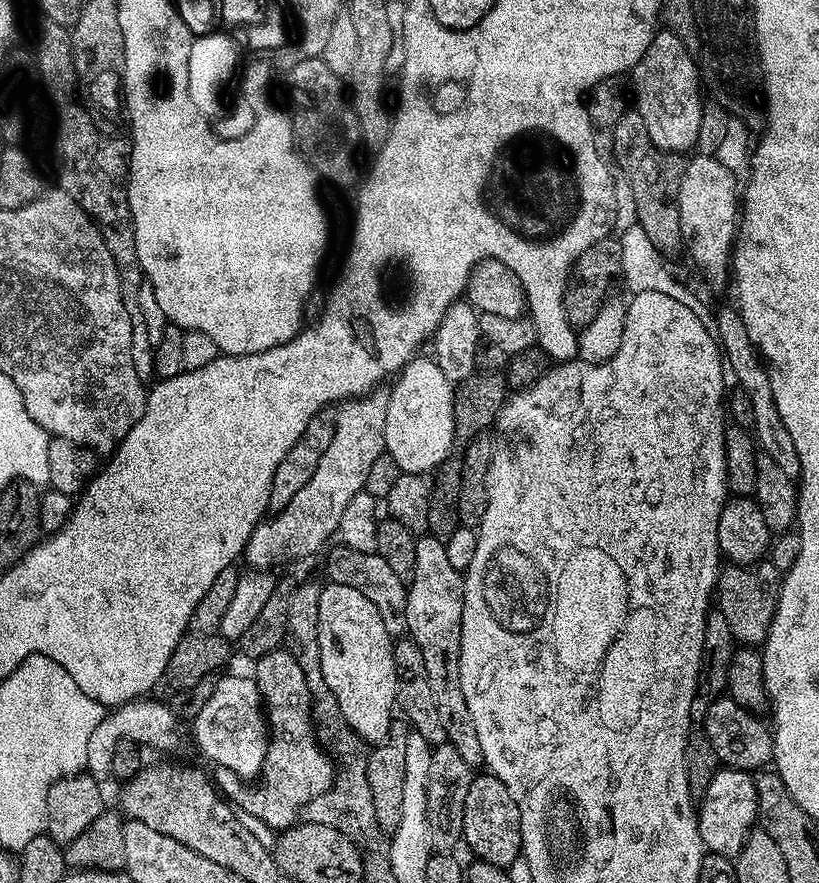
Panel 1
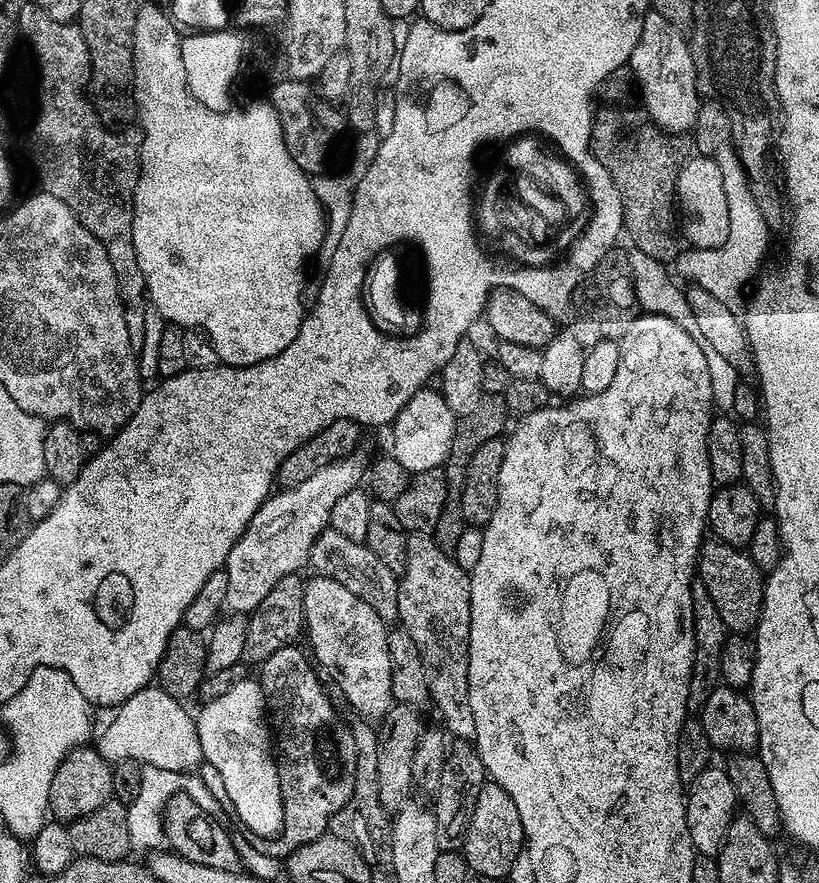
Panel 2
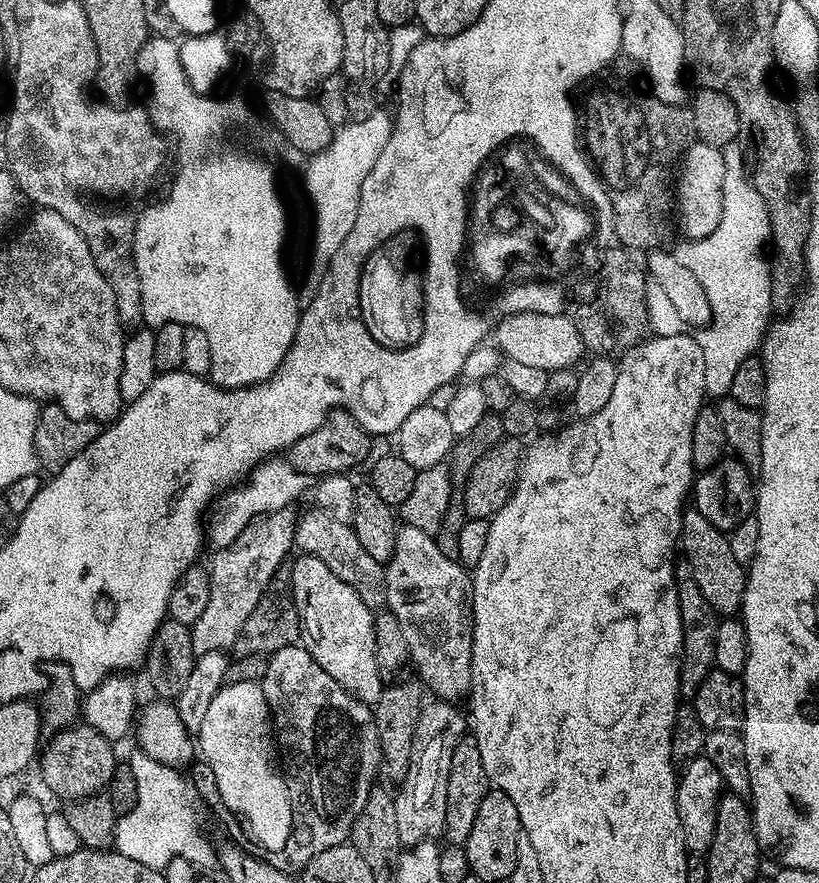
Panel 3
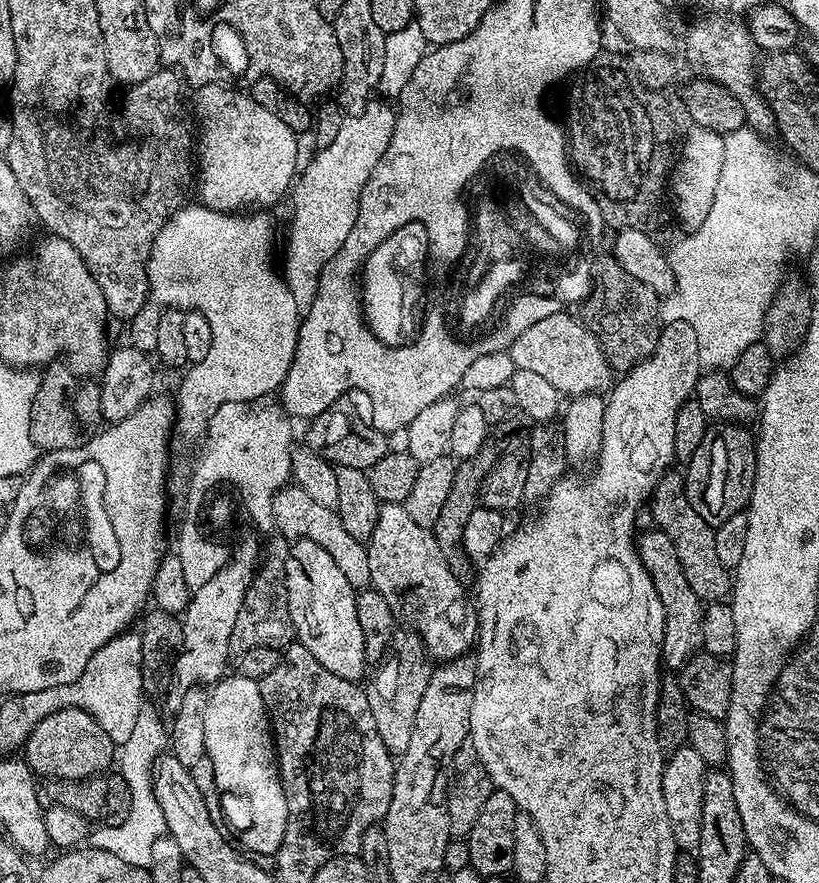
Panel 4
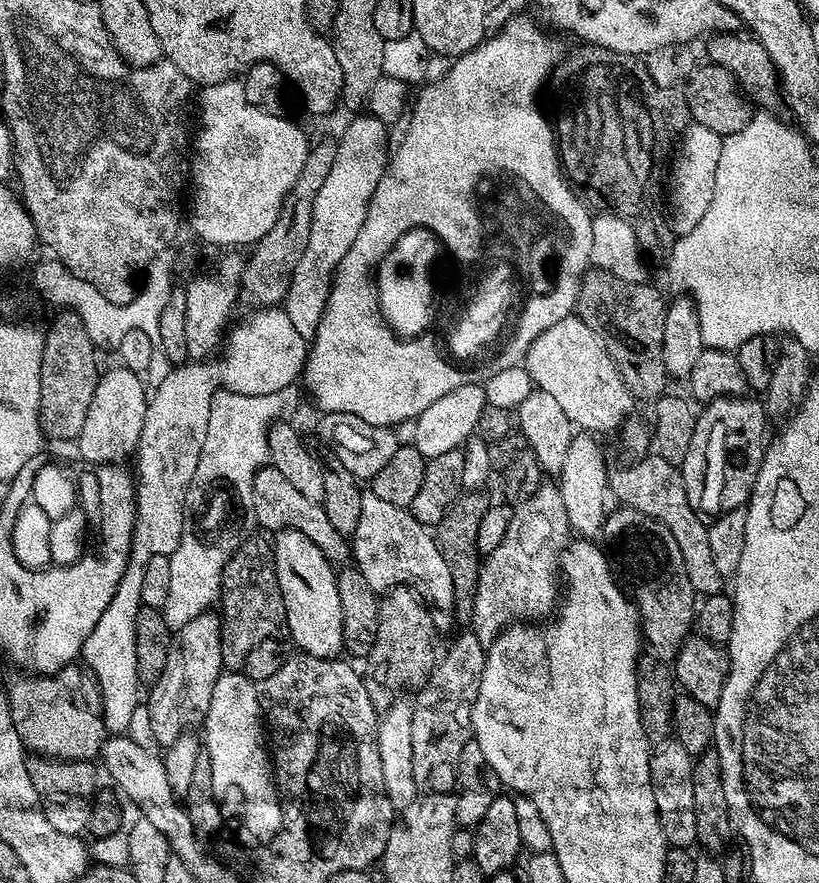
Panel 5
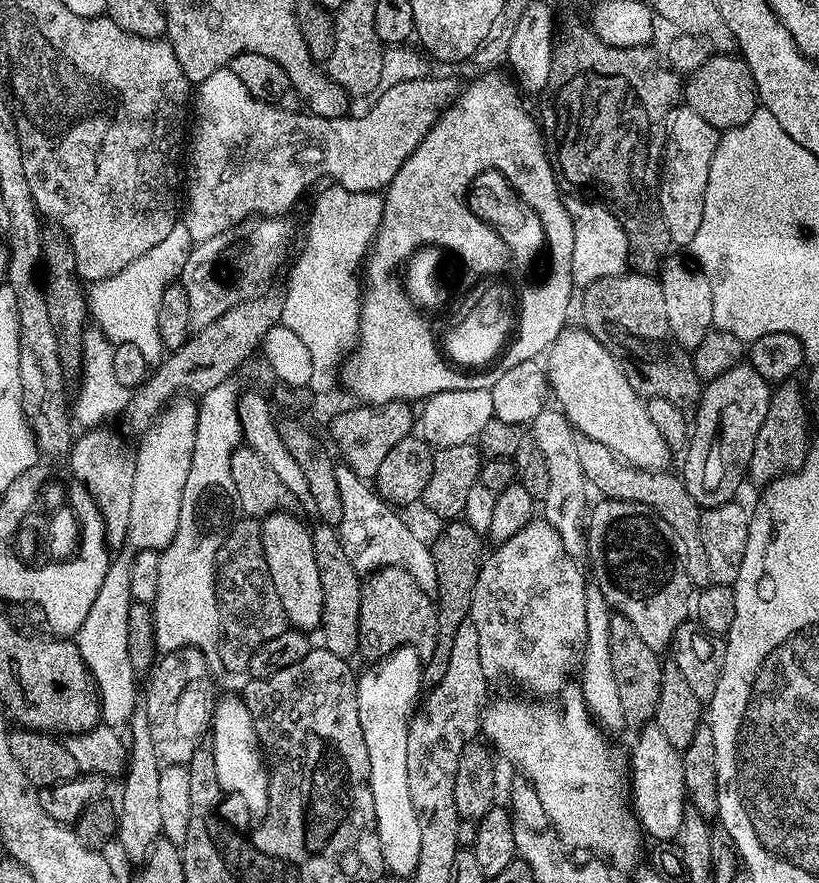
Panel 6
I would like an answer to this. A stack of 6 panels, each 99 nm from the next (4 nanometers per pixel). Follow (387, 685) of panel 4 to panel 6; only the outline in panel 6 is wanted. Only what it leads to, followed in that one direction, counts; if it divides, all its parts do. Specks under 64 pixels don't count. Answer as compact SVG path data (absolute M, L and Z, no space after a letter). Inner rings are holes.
M380 568L377 572L371 573L360 585L360 652L369 656L369 661L379 662L390 653L396 651L397 648L413 648L421 658L427 658L430 654L434 654L434 646L438 638L438 618L436 617L436 606L433 597L426 594L426 590L422 590L422 586L418 586L418 582L414 582L414 578L410 578L410 574L406 574L406 570L401 568Z

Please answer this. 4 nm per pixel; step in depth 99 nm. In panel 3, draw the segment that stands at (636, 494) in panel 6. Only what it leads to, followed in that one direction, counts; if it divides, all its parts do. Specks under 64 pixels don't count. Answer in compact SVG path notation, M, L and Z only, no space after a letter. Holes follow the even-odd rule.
M688 510L680 523L678 548L682 556L684 552L684 560L688 563L687 575L691 576L698 590L702 590L702 598L706 598L706 602L710 602L712 609L721 617L735 617L740 611L746 568L741 557L732 549L731 539L714 526L714 522L706 522L700 512Z

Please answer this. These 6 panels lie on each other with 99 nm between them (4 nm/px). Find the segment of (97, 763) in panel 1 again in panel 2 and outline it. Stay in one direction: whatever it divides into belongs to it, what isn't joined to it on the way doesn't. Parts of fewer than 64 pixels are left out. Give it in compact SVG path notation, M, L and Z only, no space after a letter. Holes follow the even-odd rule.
M159 686L138 690L111 713L112 721L105 726L94 747L111 765L123 760L138 760L158 770L195 773L196 767L205 763L205 758L196 729L196 716L184 707Z

